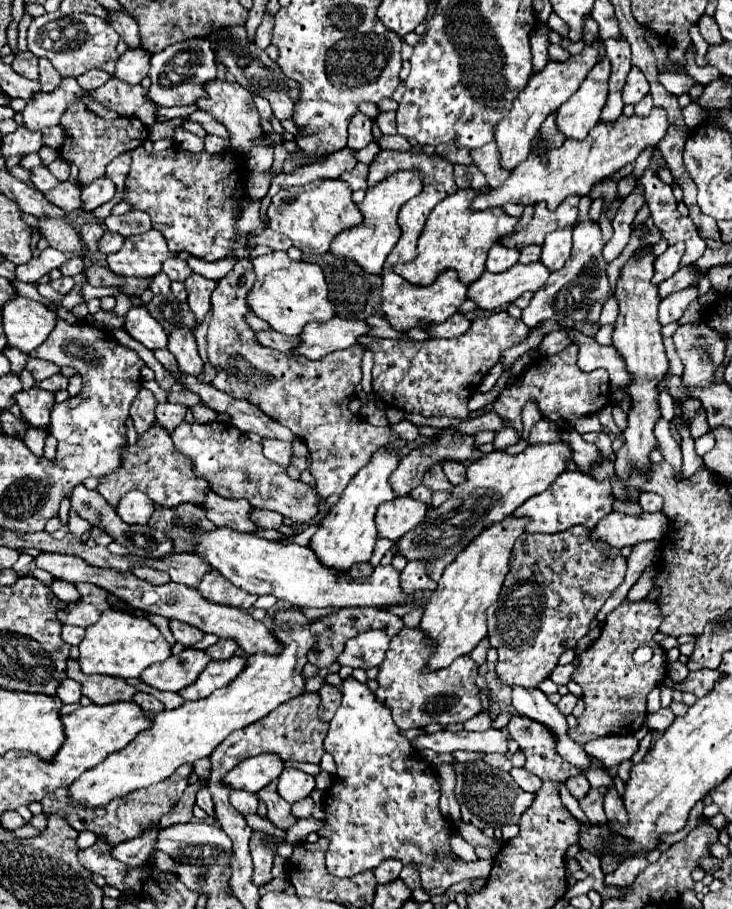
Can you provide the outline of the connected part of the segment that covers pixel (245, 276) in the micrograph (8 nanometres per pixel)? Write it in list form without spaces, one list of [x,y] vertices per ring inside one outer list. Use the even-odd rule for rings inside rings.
[[[244,257],[218,281],[212,293],[212,319],[208,327],[208,361],[216,369],[212,385],[260,407],[268,417],[296,433],[310,449],[310,473],[316,479],[318,495],[322,499],[340,495],[350,479],[368,465],[372,453],[400,439],[400,435],[392,427],[374,427],[362,415],[350,413],[348,409],[356,385],[362,381],[362,345],[352,345],[344,351],[334,351],[322,359],[310,361],[300,355],[284,355],[258,343],[256,331],[244,319],[250,311],[246,297],[254,281],[252,259]]]

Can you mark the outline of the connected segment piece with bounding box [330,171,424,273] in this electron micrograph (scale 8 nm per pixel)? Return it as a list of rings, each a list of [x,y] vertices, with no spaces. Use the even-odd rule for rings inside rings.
[[[400,171],[400,173],[392,173],[390,177],[382,179],[374,187],[370,187],[366,191],[364,201],[360,203],[360,211],[364,215],[362,225],[360,227],[356,225],[352,229],[344,229],[340,235],[336,235],[336,239],[330,245],[330,251],[334,255],[340,255],[340,257],[346,257],[346,259],[356,261],[368,273],[380,273],[382,267],[384,267],[384,261],[386,261],[388,253],[392,251],[392,247],[400,239],[398,211],[402,209],[402,205],[406,201],[410,201],[412,197],[420,195],[422,189],[424,189],[424,177],[422,177],[420,171]]]

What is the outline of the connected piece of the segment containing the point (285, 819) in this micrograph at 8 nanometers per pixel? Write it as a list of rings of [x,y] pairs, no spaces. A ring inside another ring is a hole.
[[[272,781],[272,783],[268,783],[264,789],[260,789],[258,795],[264,799],[264,803],[266,803],[266,807],[268,807],[268,815],[266,815],[266,817],[274,823],[276,829],[288,831],[288,827],[292,827],[292,825],[298,821],[298,819],[292,815],[292,811],[290,811],[292,805],[278,795],[278,791],[276,791],[276,781]]]

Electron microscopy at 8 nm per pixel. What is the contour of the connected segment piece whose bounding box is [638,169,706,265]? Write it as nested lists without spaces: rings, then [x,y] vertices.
[[[646,169],[638,181],[644,185],[650,215],[654,219],[654,225],[662,231],[664,239],[670,245],[676,241],[686,243],[682,265],[690,265],[696,259],[700,259],[702,253],[706,251],[706,245],[704,245],[698,229],[696,229],[696,225],[692,223],[692,219],[682,217],[678,213],[672,187],[666,185],[664,181],[660,181],[660,177],[654,175],[650,169]]]

